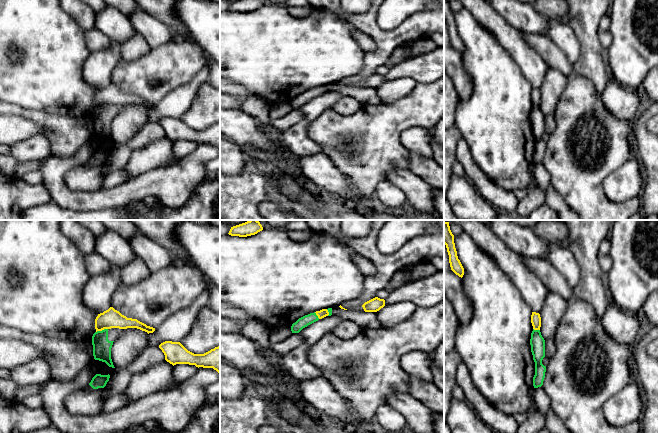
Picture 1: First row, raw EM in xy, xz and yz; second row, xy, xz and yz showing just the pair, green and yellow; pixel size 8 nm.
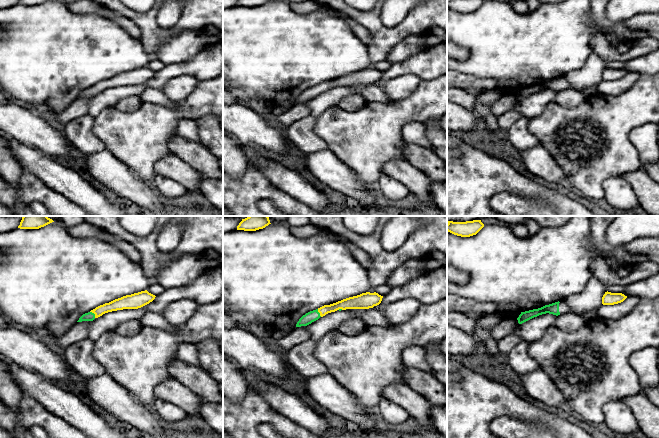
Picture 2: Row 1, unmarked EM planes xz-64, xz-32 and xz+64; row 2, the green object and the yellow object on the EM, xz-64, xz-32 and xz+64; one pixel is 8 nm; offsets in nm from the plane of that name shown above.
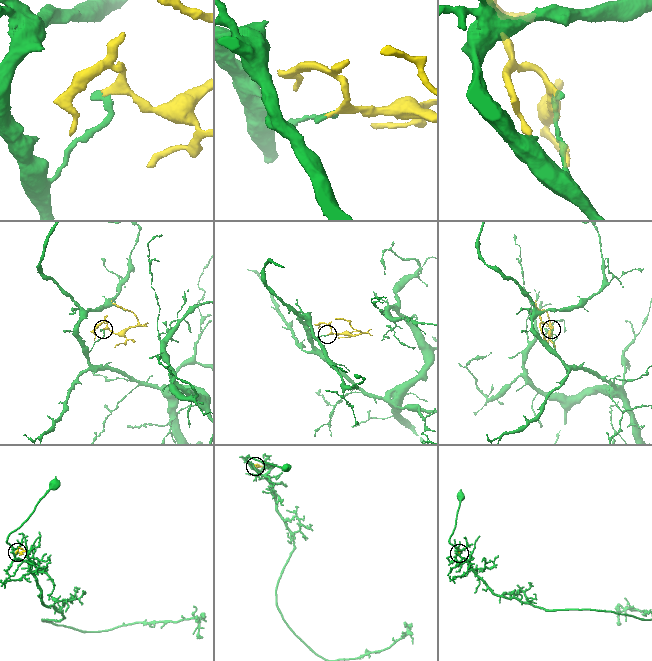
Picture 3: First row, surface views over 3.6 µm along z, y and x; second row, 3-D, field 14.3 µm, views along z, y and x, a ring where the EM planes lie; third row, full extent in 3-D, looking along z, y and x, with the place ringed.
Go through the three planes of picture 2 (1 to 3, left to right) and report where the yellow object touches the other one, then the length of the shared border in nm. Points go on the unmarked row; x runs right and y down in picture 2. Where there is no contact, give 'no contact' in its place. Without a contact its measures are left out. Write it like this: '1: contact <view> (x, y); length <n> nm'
1: contact xz-64 (94, 90); length 70 nm
2: contact xz-32 (319, 89); length 70 nm
3: no contact

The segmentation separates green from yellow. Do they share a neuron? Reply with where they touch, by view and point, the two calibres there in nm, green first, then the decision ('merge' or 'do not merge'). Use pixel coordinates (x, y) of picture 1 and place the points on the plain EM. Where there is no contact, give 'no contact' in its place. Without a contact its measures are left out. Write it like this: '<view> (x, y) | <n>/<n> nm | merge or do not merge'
xy (101, 107) | 150/160 nm | merge

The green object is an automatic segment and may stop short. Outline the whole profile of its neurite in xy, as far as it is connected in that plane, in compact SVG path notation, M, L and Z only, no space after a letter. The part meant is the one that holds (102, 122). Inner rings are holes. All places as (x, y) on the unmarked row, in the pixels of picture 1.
M113 83L98 90L95 95L96 108L92 112L93 132L95 136L105 138L112 144L115 144L111 135L111 124L114 117L108 116L108 106L111 104L137 104L148 110L155 107L155 104L147 102L137 95L127 94Z

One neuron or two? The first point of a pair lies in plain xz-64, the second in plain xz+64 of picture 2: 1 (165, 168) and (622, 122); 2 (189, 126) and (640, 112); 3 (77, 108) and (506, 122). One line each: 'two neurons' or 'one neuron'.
1: two neurons
2: two neurons
3: one neuron

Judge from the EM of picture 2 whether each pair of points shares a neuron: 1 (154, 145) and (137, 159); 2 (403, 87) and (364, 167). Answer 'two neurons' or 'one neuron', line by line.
1: one neuron
2: two neurons

